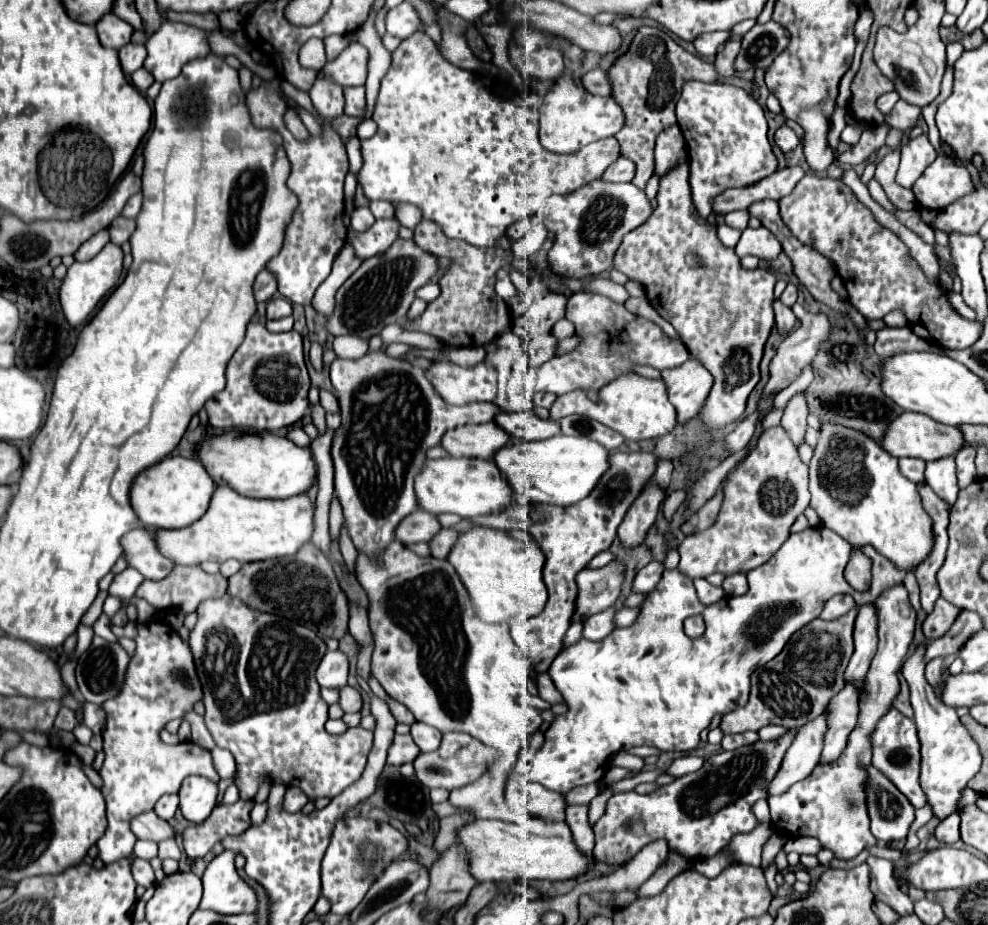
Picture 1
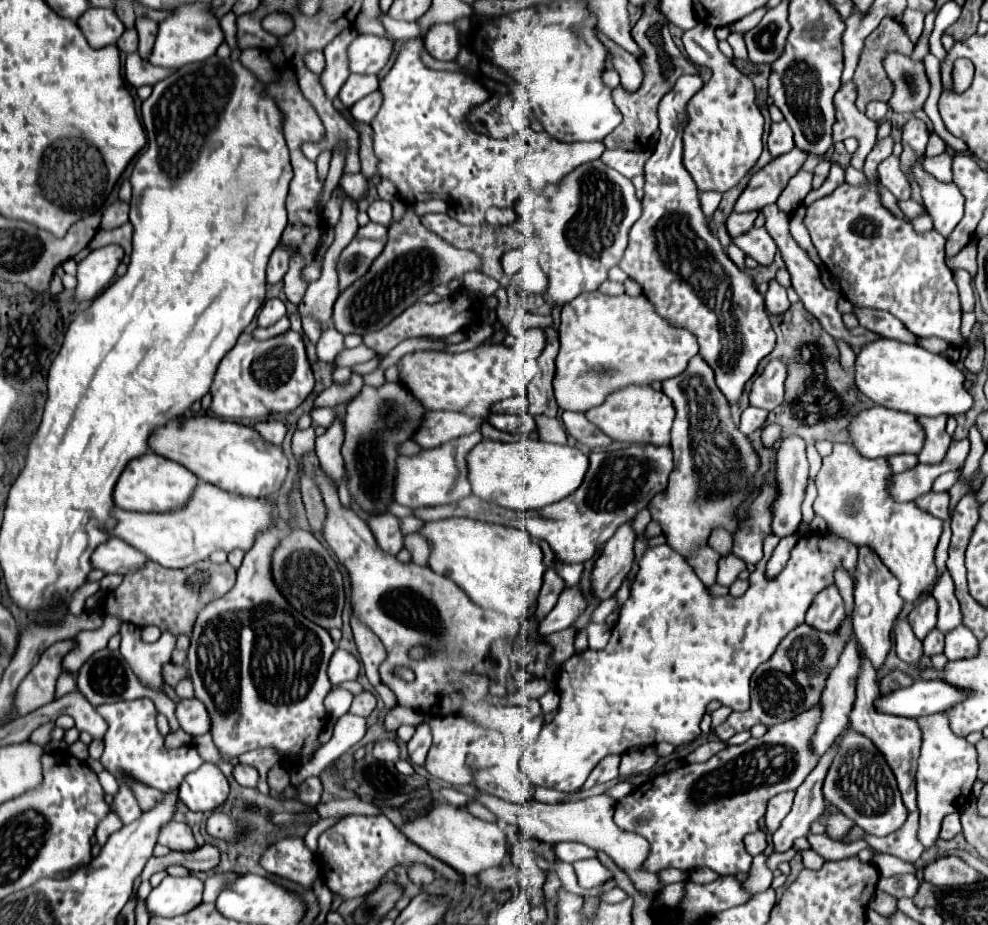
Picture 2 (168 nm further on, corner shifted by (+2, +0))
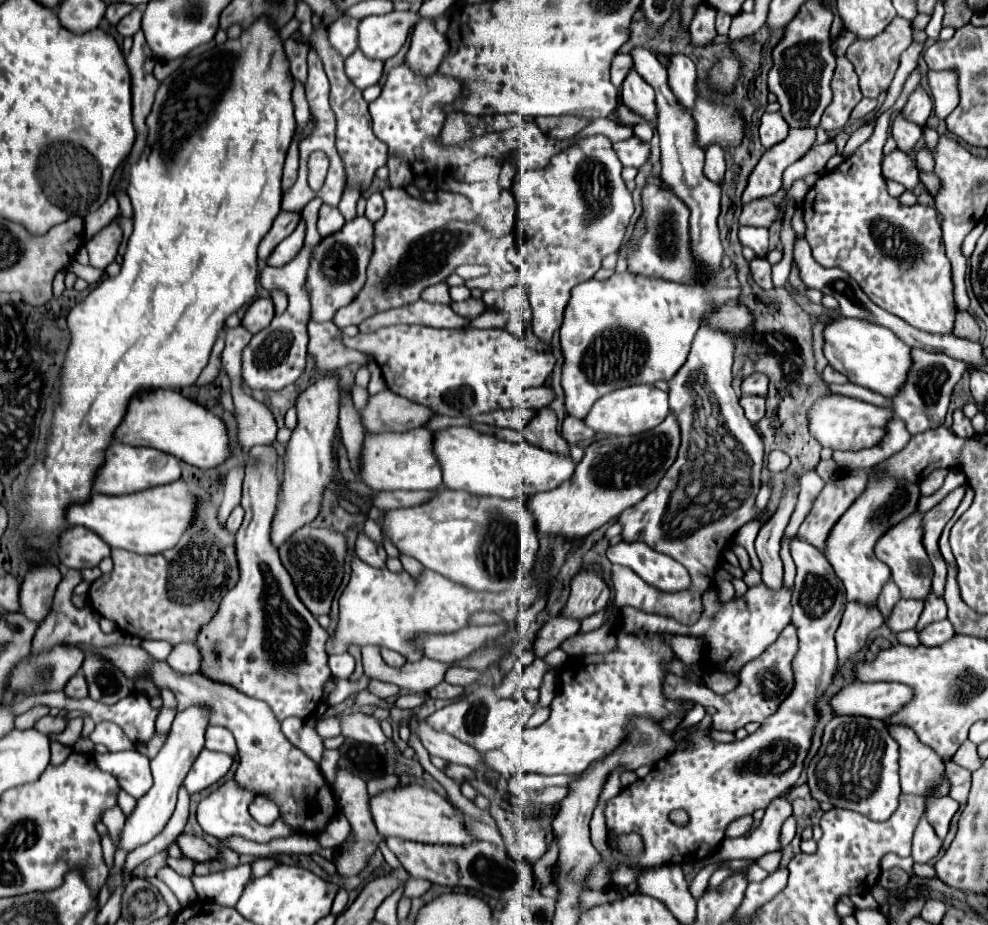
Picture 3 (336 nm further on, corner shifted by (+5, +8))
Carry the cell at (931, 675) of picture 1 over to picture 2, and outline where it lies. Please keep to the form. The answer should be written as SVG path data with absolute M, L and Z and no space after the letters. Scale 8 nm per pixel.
M932 630L926 638L924 638L924 654L930 658L934 654L942 654L944 652L944 636L940 636L938 630Z

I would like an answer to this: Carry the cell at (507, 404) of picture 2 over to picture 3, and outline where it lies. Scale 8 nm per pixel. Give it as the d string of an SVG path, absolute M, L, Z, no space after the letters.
M531 388L531 390L525 390L525 406L527 408L545 408L549 406L553 400L555 400L555 392L551 388Z

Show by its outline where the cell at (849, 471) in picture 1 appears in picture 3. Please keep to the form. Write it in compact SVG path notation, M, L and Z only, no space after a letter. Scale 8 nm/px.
M913 514L905 518L905 522L893 526L875 546L875 554L881 562L891 568L891 580L899 586L901 598L915 598L925 600L931 592L931 578L933 566L929 564L929 556L923 546L923 530L921 530L921 514Z

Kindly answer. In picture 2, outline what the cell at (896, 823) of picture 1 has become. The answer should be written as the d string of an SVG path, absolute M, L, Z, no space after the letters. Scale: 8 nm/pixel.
M846 730L846 734L842 736L838 754L828 770L822 790L824 798L832 806L840 808L848 818L852 818L866 834L888 836L890 832L902 828L902 824L906 822L908 810L902 804L892 770L884 762L882 754L874 748L874 744L854 730Z

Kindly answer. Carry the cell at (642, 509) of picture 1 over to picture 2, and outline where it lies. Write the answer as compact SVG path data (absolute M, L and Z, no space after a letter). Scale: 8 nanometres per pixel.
M634 520L624 522L616 530L616 534L604 544L604 550L596 560L596 568L592 570L592 588L594 594L600 596L602 600L610 598L620 588L624 576L636 562L634 554L636 532L632 528L632 522Z

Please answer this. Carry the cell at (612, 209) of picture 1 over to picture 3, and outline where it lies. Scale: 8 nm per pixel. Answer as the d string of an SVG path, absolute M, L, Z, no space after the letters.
M587 136L573 144L573 148L565 148L553 156L553 160L541 170L525 170L519 172L511 187L511 192L517 196L517 218L515 225L516 237L525 237L527 252L529 252L529 276L527 276L527 292L533 310L531 328L543 342L551 342L555 330L561 328L563 310L569 302L571 288L579 282L593 278L593 274L601 268L601 260L607 254L619 250L625 228L633 214L633 200L631 192L627 190L621 178L621 162L613 152L611 140L607 136Z

